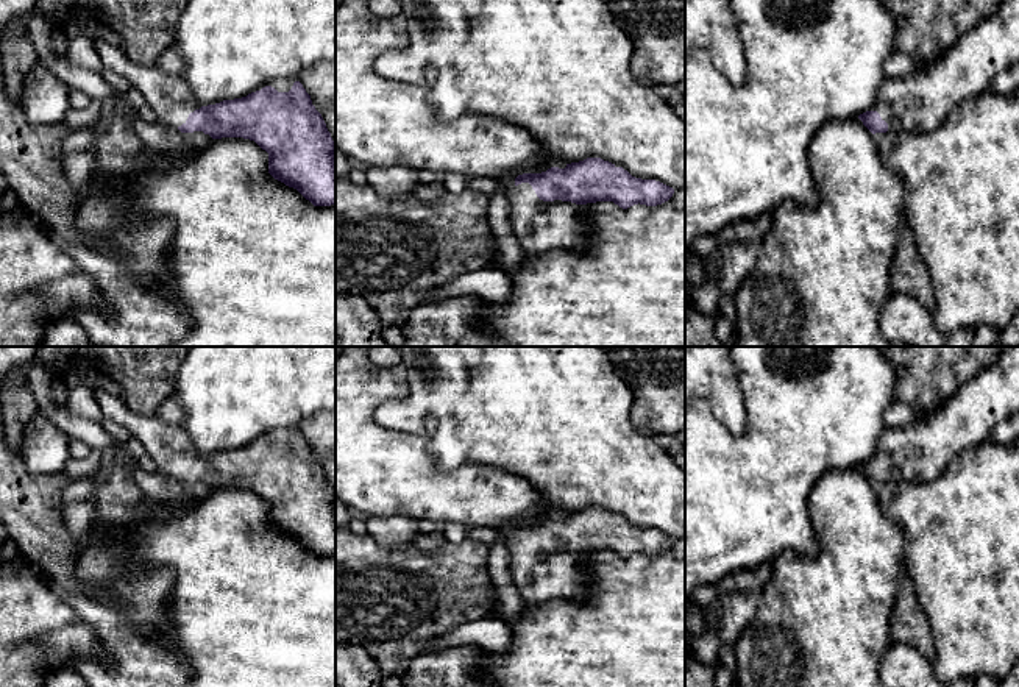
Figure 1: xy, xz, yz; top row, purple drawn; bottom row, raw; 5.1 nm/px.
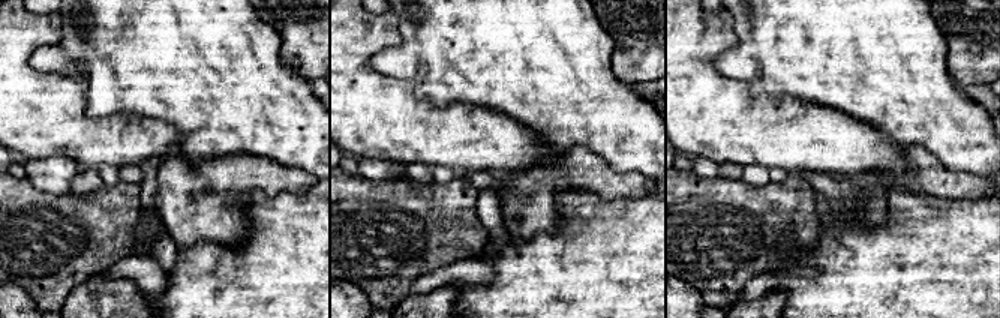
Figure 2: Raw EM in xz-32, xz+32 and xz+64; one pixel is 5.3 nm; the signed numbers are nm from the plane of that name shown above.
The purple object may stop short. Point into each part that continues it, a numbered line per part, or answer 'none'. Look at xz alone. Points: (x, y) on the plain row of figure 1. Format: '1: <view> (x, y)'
1: xz (540, 576)

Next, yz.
1: yz (916, 453)

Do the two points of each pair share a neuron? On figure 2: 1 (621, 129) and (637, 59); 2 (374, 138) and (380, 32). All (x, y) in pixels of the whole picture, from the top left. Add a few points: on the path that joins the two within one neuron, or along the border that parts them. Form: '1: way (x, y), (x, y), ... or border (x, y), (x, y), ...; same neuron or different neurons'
1: border (612, 54), (612, 71), (633, 86); different neurons
2: way (363, 111), (360, 108), (360, 59); same neuron

